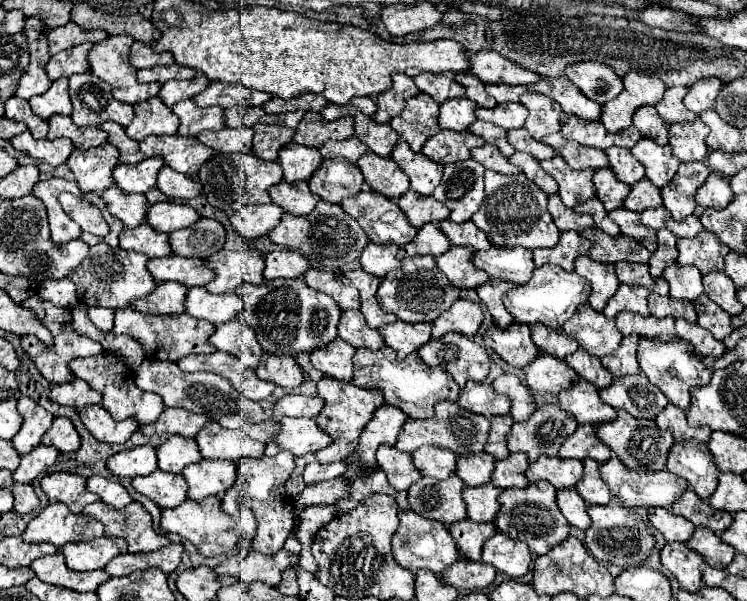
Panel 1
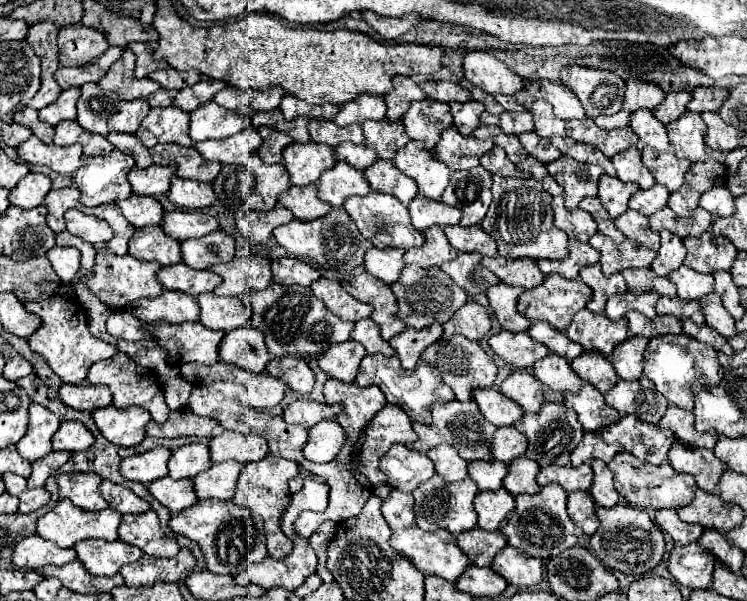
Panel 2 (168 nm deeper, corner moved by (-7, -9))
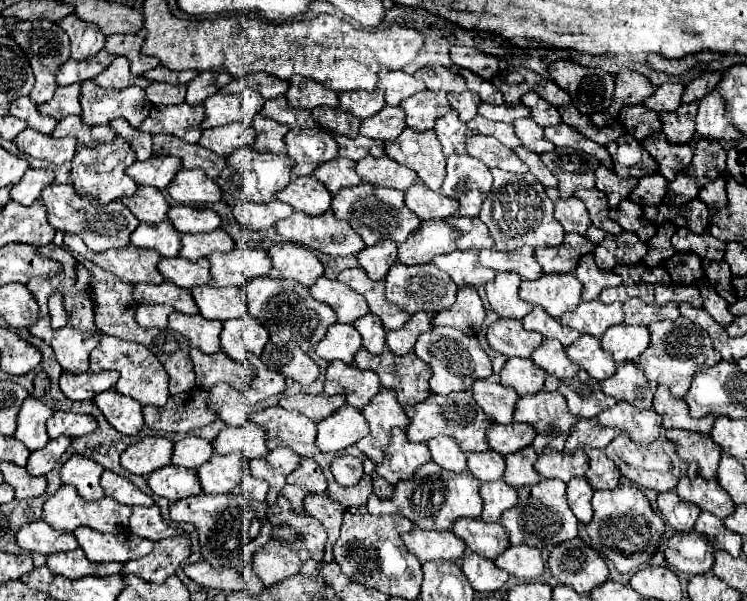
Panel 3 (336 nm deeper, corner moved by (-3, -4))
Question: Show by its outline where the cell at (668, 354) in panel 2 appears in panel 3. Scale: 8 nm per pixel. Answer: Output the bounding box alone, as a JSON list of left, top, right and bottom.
[639,317,721,397]

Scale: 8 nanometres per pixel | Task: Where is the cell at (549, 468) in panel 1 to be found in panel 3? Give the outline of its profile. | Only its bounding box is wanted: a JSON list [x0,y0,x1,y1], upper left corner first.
[535,449,589,483]

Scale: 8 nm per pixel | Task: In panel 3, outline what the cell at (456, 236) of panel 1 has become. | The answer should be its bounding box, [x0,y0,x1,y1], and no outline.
[449,217,493,251]

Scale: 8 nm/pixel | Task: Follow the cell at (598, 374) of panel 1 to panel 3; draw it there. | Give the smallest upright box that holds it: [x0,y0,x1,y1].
[565,335,615,379]

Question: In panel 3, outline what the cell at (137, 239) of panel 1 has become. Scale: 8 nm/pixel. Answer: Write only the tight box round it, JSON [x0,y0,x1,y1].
[131,221,181,257]

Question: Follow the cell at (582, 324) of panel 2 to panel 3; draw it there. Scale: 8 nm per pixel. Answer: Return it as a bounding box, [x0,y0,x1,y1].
[559,301,623,339]

